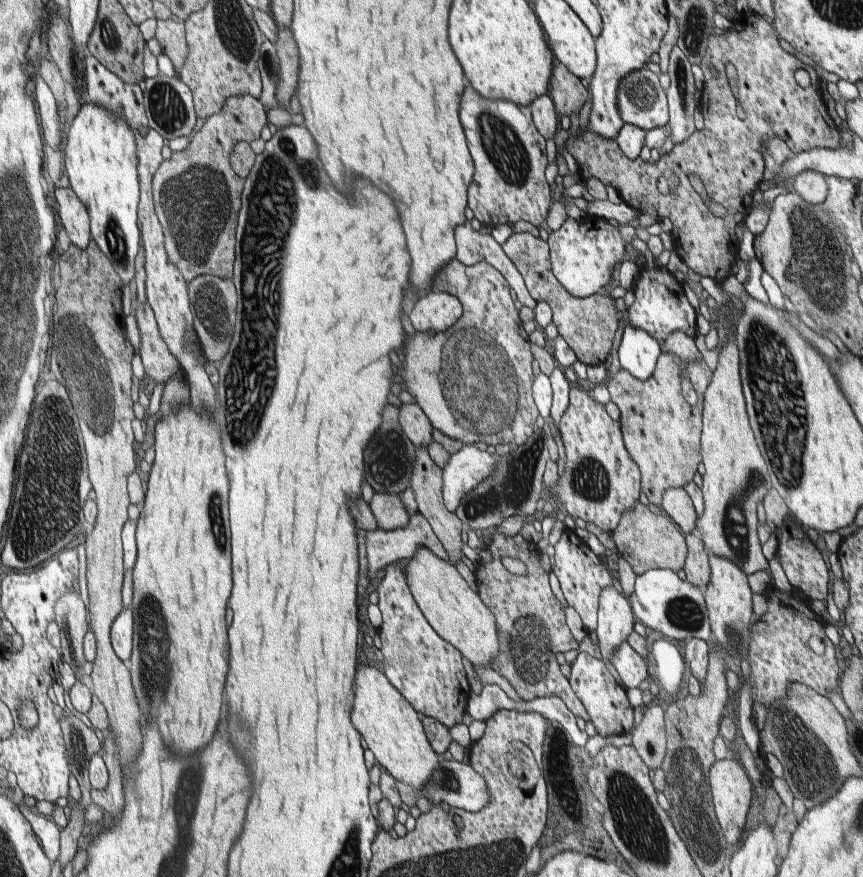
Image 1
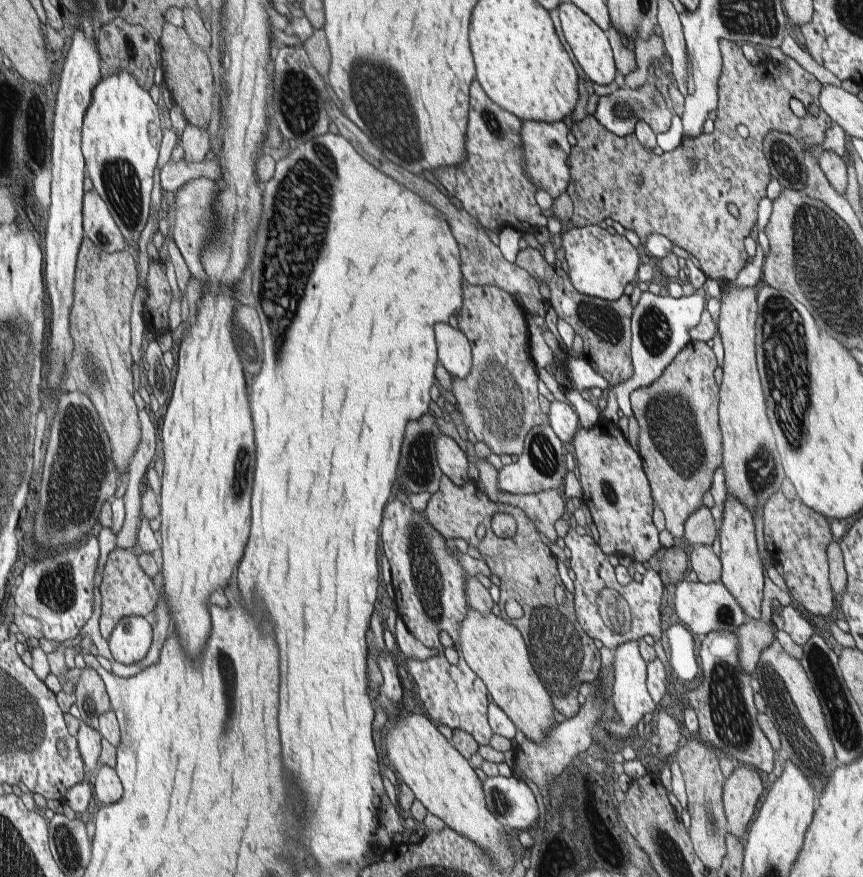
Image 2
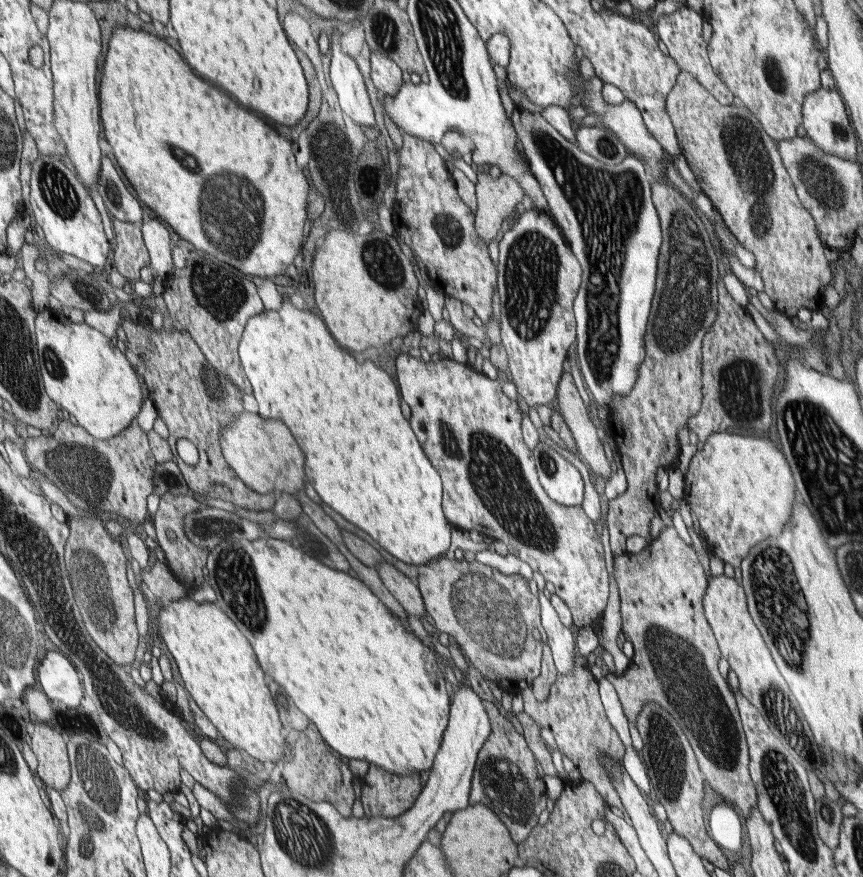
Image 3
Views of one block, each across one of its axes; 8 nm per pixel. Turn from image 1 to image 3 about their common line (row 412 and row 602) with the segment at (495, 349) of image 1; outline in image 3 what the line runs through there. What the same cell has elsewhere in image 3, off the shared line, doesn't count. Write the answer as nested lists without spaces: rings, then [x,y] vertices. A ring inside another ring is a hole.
[[[437,558],[431,564],[419,566],[419,592],[425,604],[427,614],[431,616],[435,630],[445,632],[453,638],[457,638],[463,656],[471,666],[479,670],[479,674],[499,686],[499,690],[507,692],[509,696],[521,694],[527,686],[531,686],[531,680],[539,676],[539,660],[541,660],[541,644],[547,642],[547,634],[541,626],[541,606],[537,598],[527,588],[527,580],[519,574],[503,576],[491,566],[483,564],[469,564],[465,560],[447,560]]]

